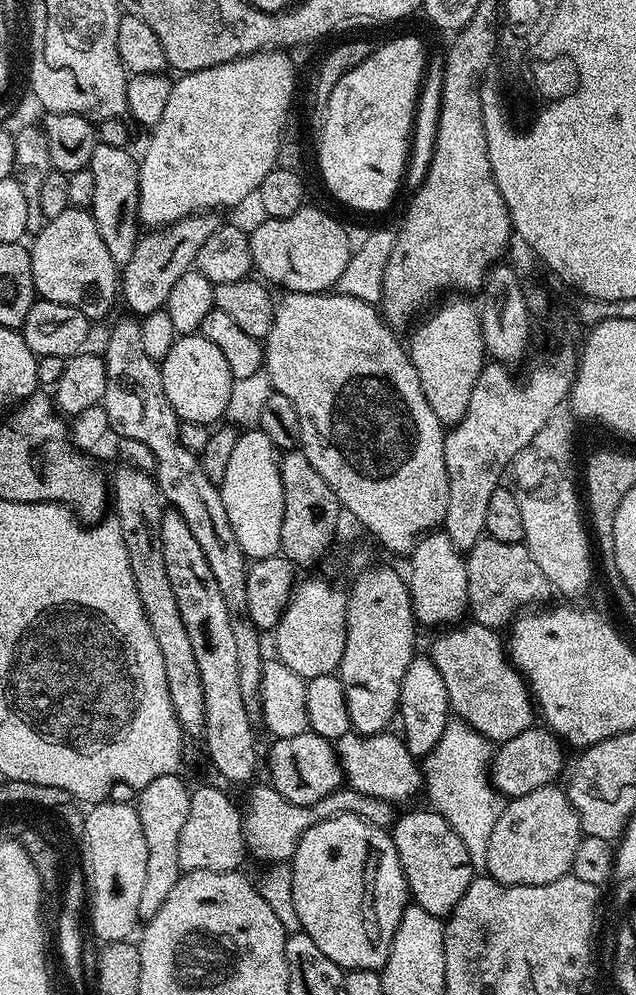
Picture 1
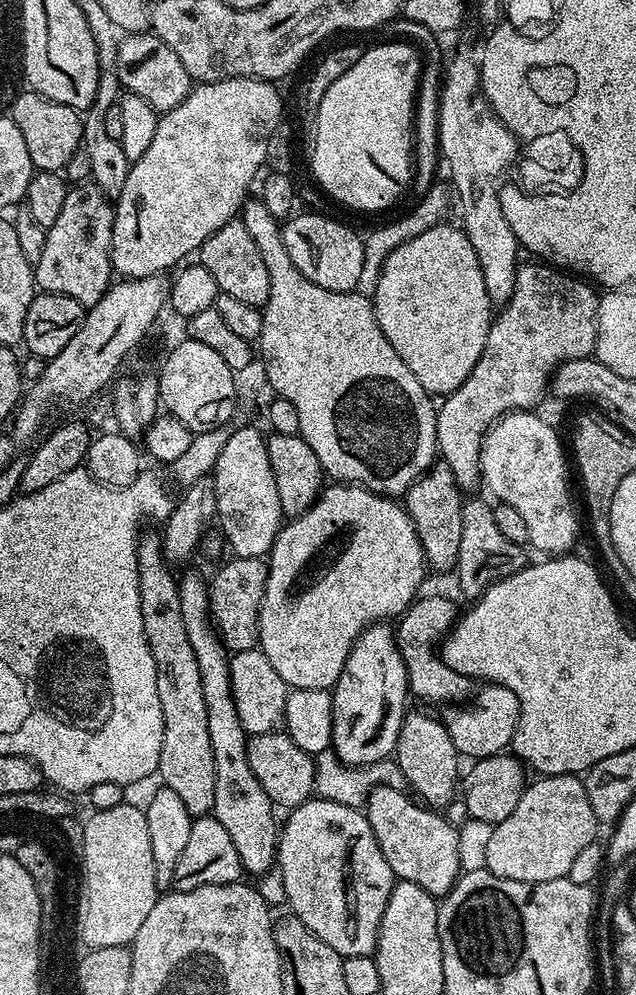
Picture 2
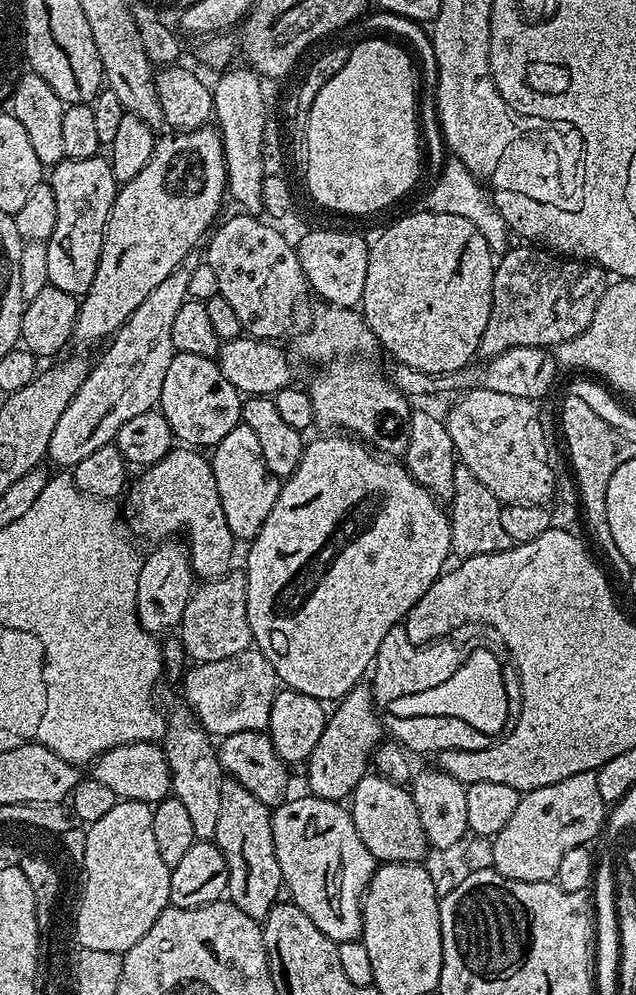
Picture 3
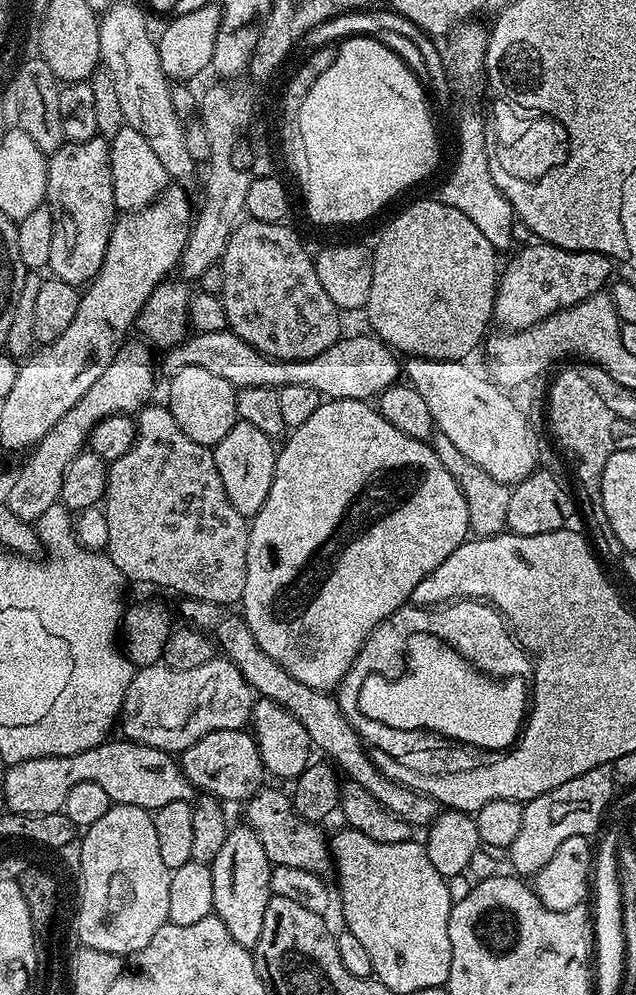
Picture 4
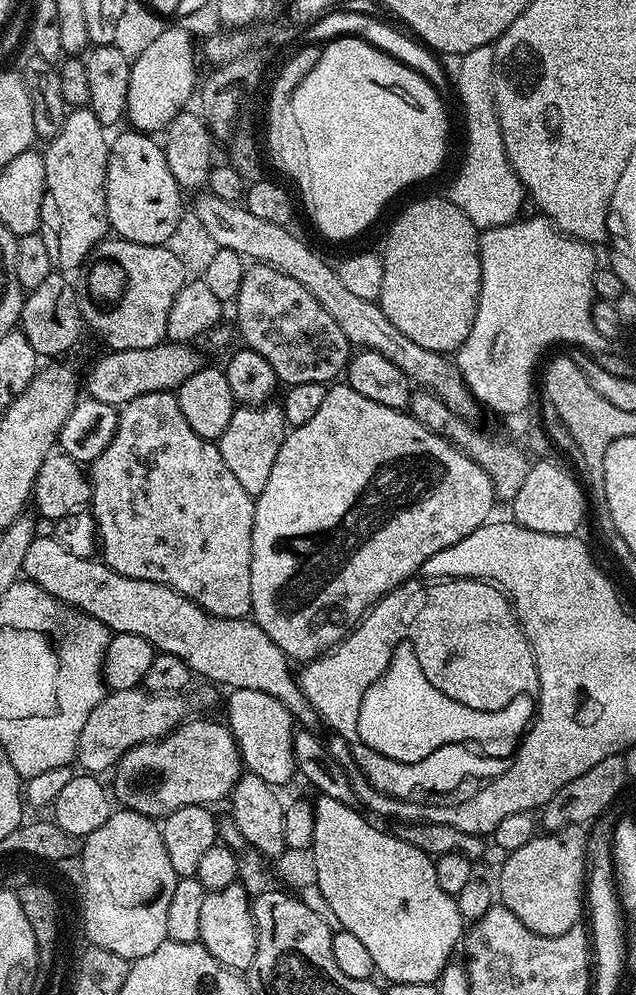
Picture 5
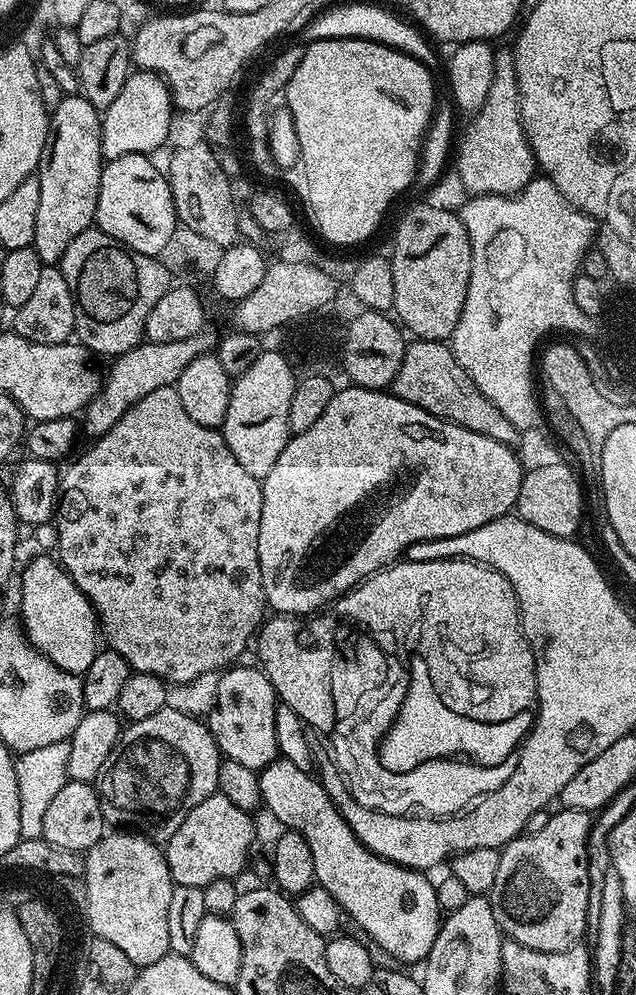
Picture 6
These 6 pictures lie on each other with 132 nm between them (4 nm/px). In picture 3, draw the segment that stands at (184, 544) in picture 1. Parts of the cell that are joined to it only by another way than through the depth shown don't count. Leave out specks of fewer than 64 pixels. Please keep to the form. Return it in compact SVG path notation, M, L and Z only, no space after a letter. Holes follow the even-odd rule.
M225 778L222 782L222 811L218 814L214 843L226 858L227 899L238 906L242 914L250 914L250 918L263 921L273 904L281 899L284 882L274 850L272 812L262 802L258 802L258 798L254 798L246 786L231 778Z

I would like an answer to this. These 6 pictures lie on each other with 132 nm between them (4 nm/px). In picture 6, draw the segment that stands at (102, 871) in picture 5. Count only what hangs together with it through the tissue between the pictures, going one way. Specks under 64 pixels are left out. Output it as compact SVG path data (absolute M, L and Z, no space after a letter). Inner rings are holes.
M109 831L100 841L83 853L84 857L84 877L88 880L88 900L90 901L90 926L92 934L100 936L106 942L114 942L114 946L118 946L118 950L122 950L122 954L126 954L126 958L130 958L130 962L134 962L137 969L150 966L154 962L158 962L158 958L169 955L170 949L170 930L166 927L166 914L170 914L170 894L174 887L172 875L170 874L170 866L166 862L161 845L151 844L144 836L135 836L132 832L112 832Z

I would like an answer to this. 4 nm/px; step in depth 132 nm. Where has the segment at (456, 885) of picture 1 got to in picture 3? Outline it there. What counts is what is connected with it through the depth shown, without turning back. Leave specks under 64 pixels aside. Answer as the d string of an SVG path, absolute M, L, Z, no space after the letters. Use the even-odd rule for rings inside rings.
M379 774L366 775L362 782L358 782L358 786L354 786L350 797L350 811L354 830L358 830L358 838L366 842L366 850L370 850L376 861L386 864L414 864L429 855L430 845L423 832L418 809L411 791L405 785L395 784L393 780Z

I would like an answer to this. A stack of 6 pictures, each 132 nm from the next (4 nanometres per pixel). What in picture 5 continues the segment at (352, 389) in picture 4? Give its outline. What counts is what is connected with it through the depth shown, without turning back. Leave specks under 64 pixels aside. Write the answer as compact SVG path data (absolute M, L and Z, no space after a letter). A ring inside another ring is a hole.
M165 342L146 350L105 351L105 356L98 357L88 372L87 395L98 402L123 406L142 394L178 390L186 378L205 367L206 360L194 349L187 344Z

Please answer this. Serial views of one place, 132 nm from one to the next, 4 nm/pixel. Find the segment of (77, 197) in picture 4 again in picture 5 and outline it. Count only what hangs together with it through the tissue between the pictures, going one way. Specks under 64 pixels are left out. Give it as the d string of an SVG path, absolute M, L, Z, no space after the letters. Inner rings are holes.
M87 106L82 108L73 108L67 113L67 115L65 115L64 121L62 122L62 130L58 130L58 134L53 140L47 141L45 148L48 149L43 149L42 152L44 157L44 201L42 202L42 210L40 211L41 226L39 234L40 237L46 242L46 250L50 250L50 258L52 259L53 265L60 270L68 270L64 268L79 269L81 265L83 265L84 261L87 260L90 250L94 247L94 245L105 239L110 232L108 211L106 210L106 190L104 189L110 140L107 135L104 137L104 132L106 132L105 125L100 124L98 122L98 118L94 118L91 108Z

